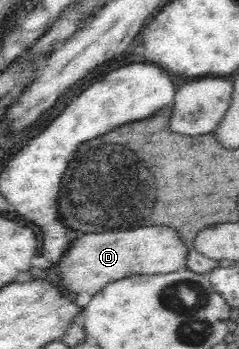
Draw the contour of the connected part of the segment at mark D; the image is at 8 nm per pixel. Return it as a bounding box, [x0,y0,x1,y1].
[55,227,192,295]

